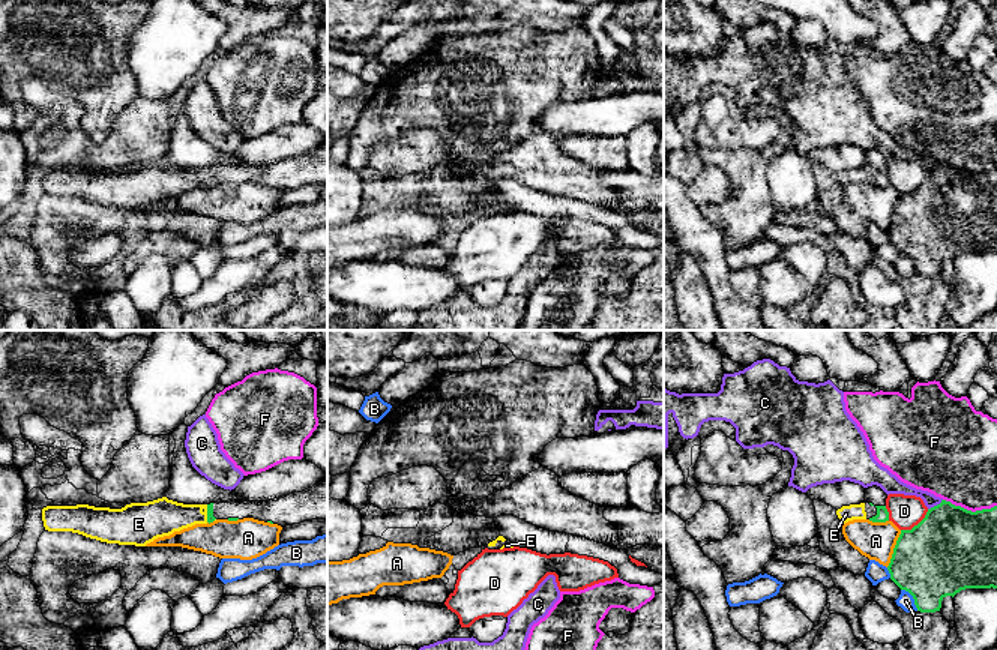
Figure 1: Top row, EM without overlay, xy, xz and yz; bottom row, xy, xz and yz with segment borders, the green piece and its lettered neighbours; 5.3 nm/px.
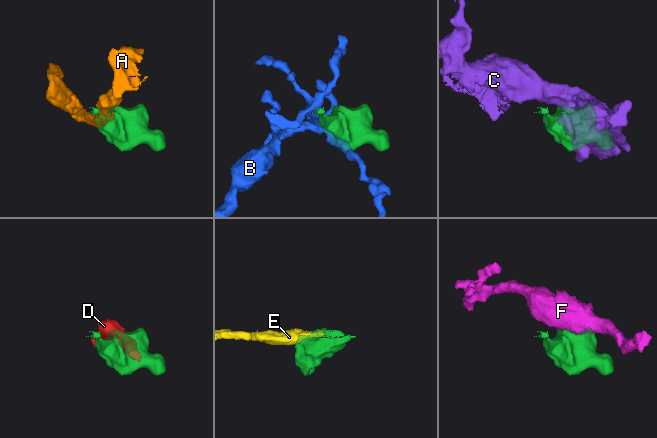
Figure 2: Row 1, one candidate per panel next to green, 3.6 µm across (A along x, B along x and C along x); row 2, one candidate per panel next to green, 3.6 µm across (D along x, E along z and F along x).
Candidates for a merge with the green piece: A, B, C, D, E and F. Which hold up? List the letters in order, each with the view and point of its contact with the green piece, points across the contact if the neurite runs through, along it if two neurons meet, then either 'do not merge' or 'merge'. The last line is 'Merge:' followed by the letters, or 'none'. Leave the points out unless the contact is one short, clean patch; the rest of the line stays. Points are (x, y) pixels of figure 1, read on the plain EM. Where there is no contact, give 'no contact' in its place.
A: yz (894, 212) | do not merge
B: yz (913, 261) | do not merge
C: yz (937, 168) | do not merge
D: yz (918, 188) | do not merge
E: xy (207, 177) | along xy (206, 168), (207, 185) | do not merge
F: yz (970, 174) | do not merge
Merge: none

